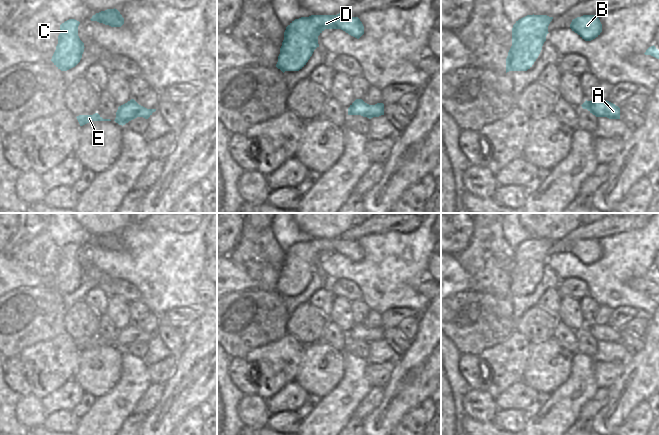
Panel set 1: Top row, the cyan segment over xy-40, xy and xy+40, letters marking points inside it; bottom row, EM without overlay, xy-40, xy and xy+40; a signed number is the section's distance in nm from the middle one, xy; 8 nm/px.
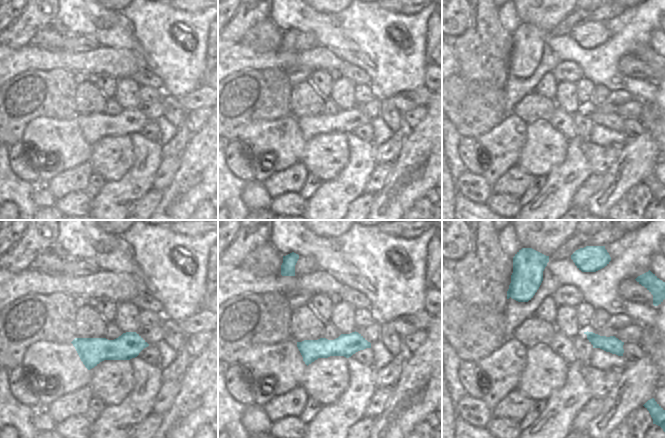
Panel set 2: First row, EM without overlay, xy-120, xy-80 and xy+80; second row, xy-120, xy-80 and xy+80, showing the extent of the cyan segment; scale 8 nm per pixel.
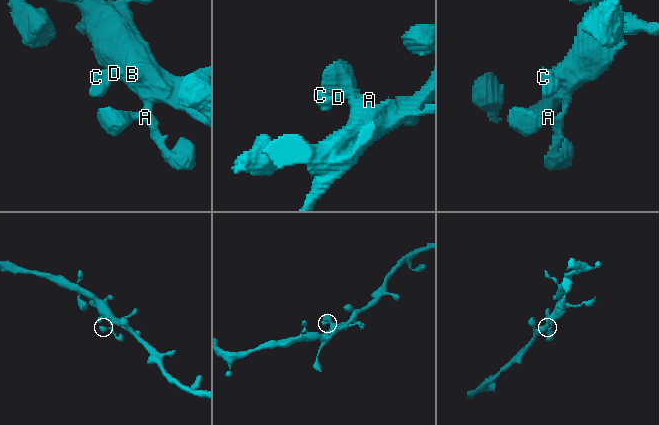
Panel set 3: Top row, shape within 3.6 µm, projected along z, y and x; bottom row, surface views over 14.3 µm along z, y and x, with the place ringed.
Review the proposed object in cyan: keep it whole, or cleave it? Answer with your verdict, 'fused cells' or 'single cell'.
single cell

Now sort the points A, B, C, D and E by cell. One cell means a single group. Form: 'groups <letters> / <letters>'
groups A B C D E

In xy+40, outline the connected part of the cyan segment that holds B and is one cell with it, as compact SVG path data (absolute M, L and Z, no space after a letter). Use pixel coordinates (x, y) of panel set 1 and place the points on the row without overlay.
M583 239L572 244L572 255L577 257L585 265L591 265L602 256L602 248L598 239Z

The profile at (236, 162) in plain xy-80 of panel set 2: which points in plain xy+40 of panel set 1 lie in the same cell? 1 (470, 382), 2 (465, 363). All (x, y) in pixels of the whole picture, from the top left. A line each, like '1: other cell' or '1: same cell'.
1: same cell
2: same cell

